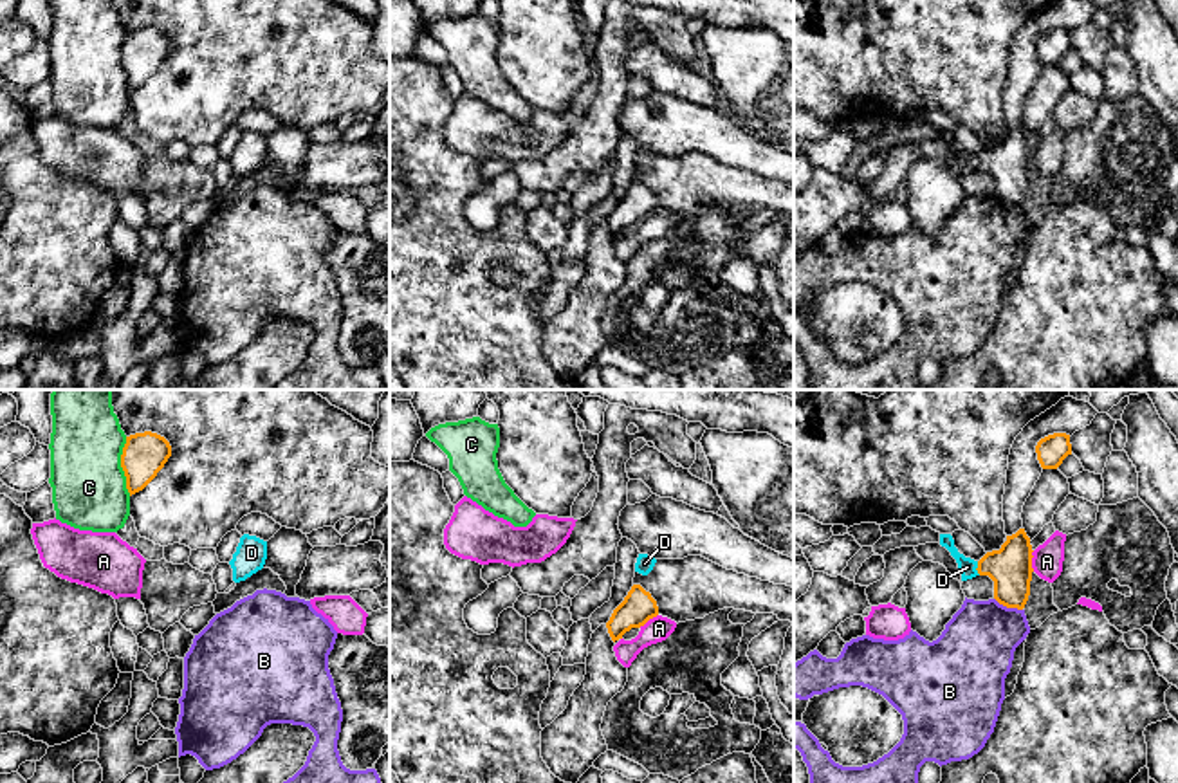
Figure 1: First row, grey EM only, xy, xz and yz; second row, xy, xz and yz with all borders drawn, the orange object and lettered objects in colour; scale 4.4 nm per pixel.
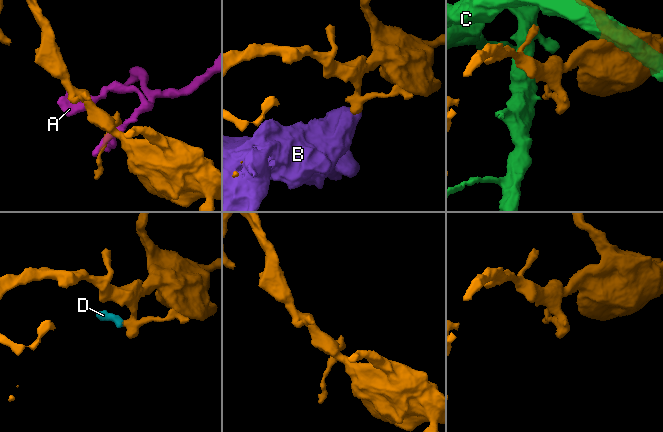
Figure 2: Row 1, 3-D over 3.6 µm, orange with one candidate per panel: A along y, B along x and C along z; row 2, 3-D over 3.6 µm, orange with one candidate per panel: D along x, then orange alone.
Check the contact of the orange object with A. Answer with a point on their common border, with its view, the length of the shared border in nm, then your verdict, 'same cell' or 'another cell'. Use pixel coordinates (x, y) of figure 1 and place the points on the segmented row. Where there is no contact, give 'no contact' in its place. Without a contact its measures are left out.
yz (1030, 561) | 100 nm | another cell

